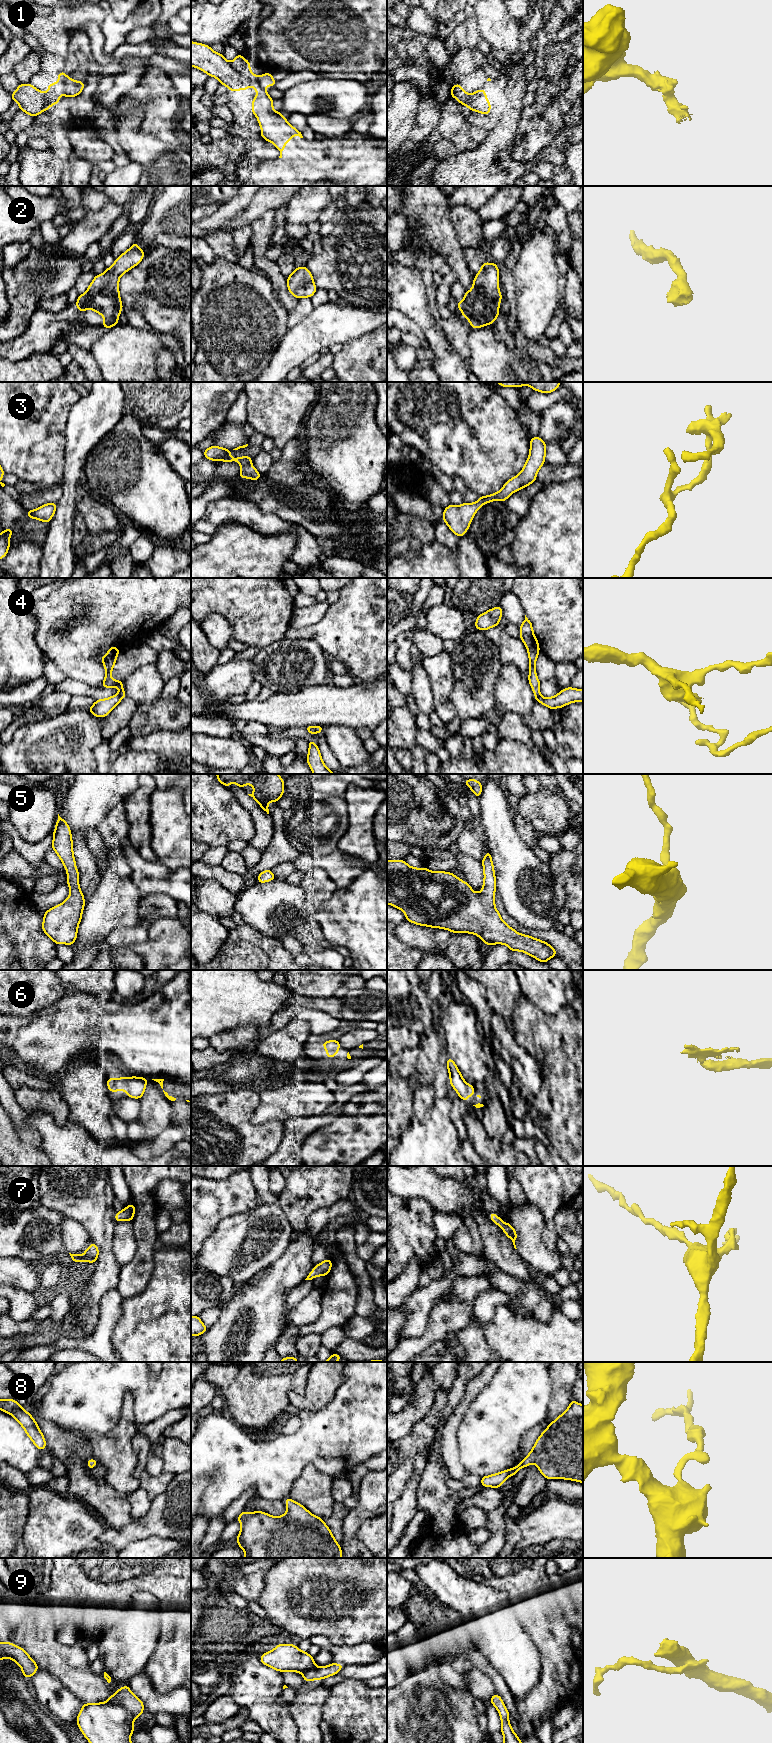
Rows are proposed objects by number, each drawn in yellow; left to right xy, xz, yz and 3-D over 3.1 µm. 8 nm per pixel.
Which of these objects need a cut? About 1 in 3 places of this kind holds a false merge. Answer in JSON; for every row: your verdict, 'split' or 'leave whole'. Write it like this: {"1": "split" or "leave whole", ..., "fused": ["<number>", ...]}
{"1": "leave whole", "2": "leave whole", "3": "leave whole", "4": "split", "5": "leave whole", "6": "leave whole", "7": "leave whole", "8": "leave whole", "9": "leave whole", "fused": ["4"]}

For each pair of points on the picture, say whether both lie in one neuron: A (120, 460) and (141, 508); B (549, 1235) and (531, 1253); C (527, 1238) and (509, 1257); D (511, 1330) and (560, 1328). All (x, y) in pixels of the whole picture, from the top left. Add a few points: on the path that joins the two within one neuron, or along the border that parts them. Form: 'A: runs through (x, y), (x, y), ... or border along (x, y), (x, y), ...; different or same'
A: runs through (131, 472), (141, 484), (141, 496); same
B: border along (543, 1217), (542, 1241), (550, 1250), (556, 1252); different
C: border along (516, 1249), (520, 1257), (531, 1268); different
D: runs through (523, 1330), (548, 1330); same

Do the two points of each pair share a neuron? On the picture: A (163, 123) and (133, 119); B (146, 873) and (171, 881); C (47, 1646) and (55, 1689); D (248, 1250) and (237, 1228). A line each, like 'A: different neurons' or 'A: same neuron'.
A: different neurons
B: same neuron
C: different neurons
D: same neuron

